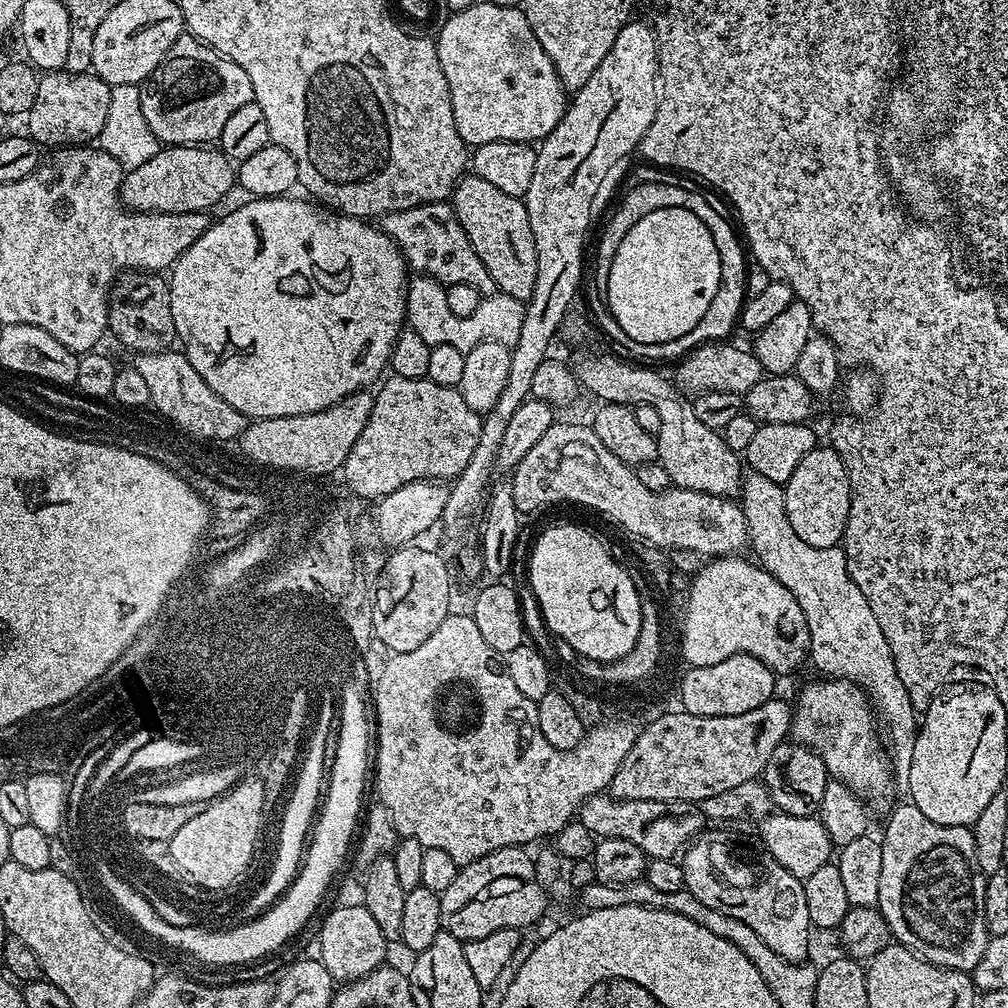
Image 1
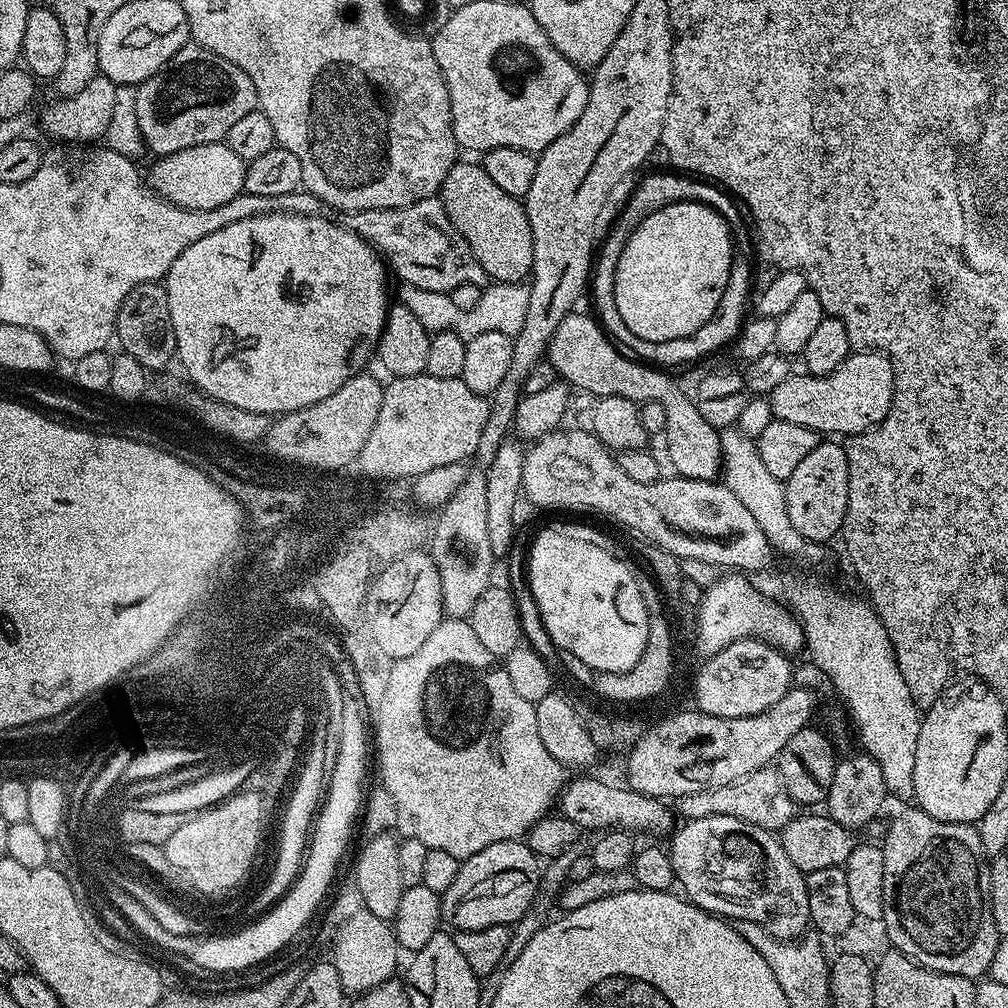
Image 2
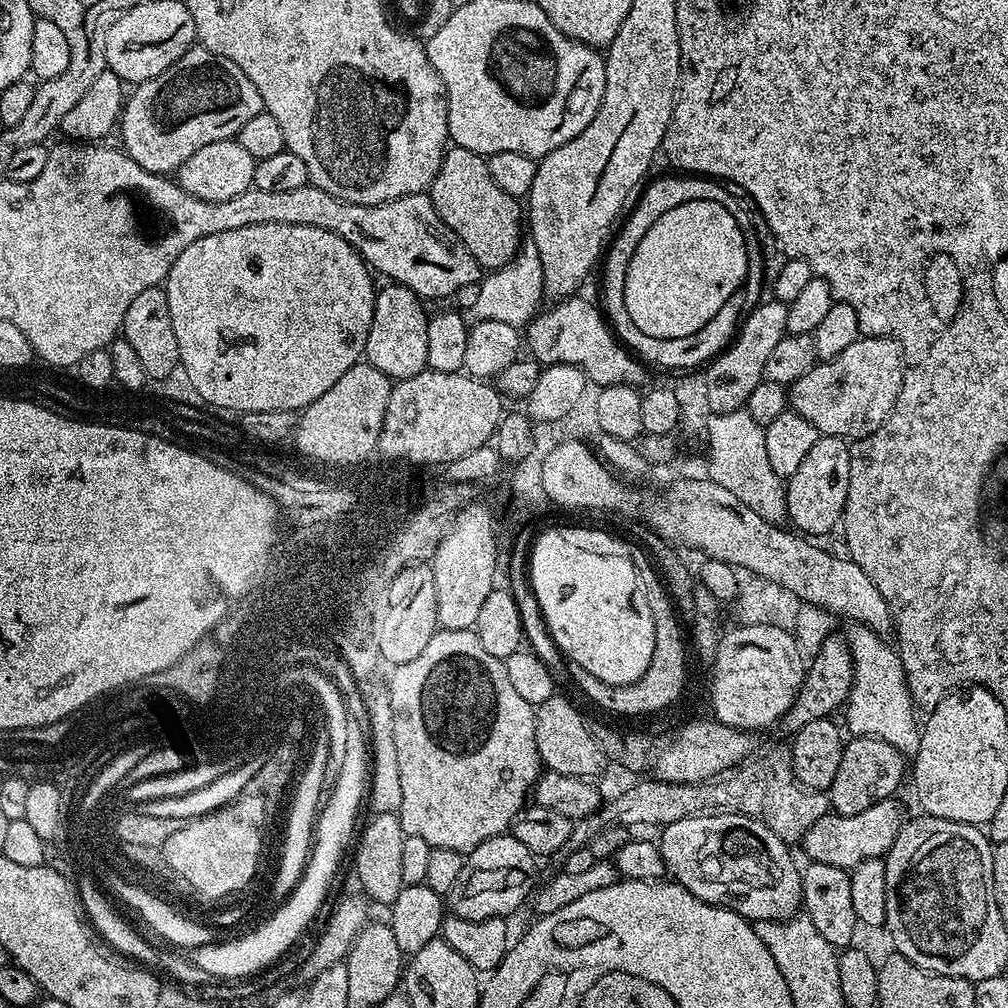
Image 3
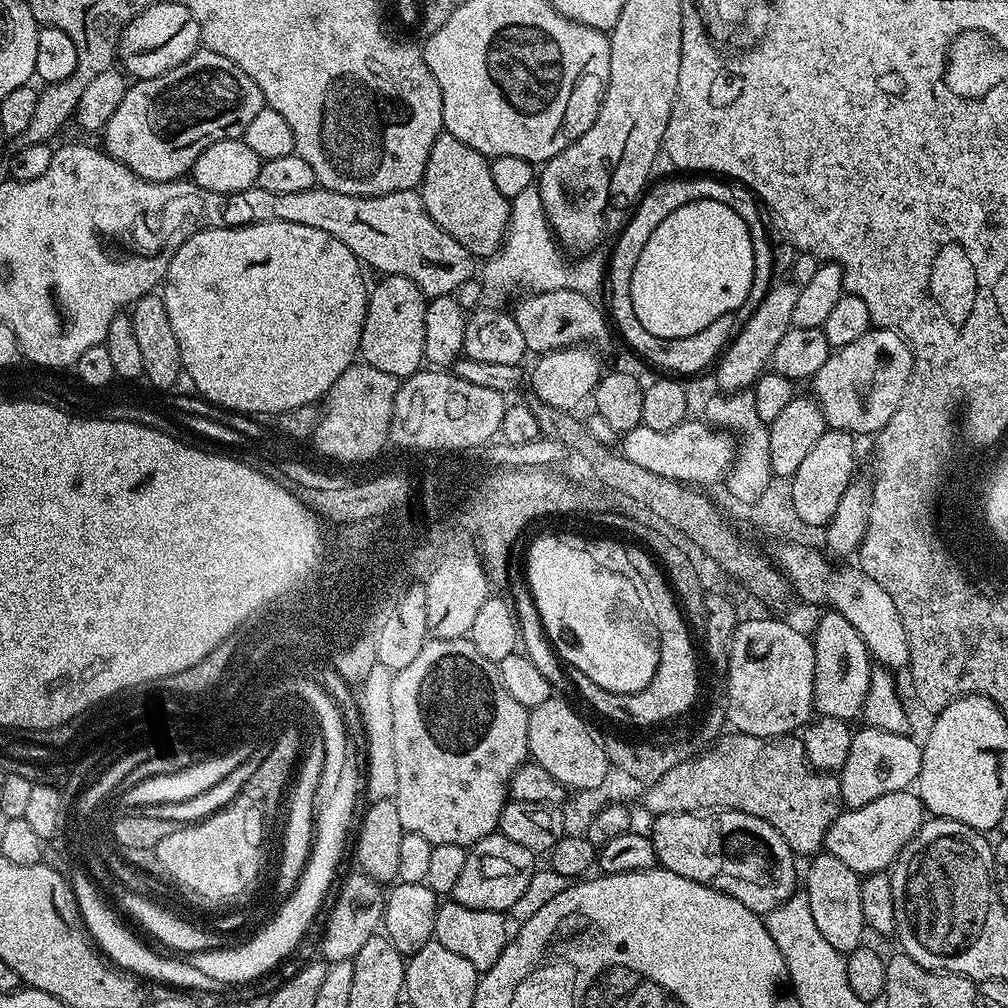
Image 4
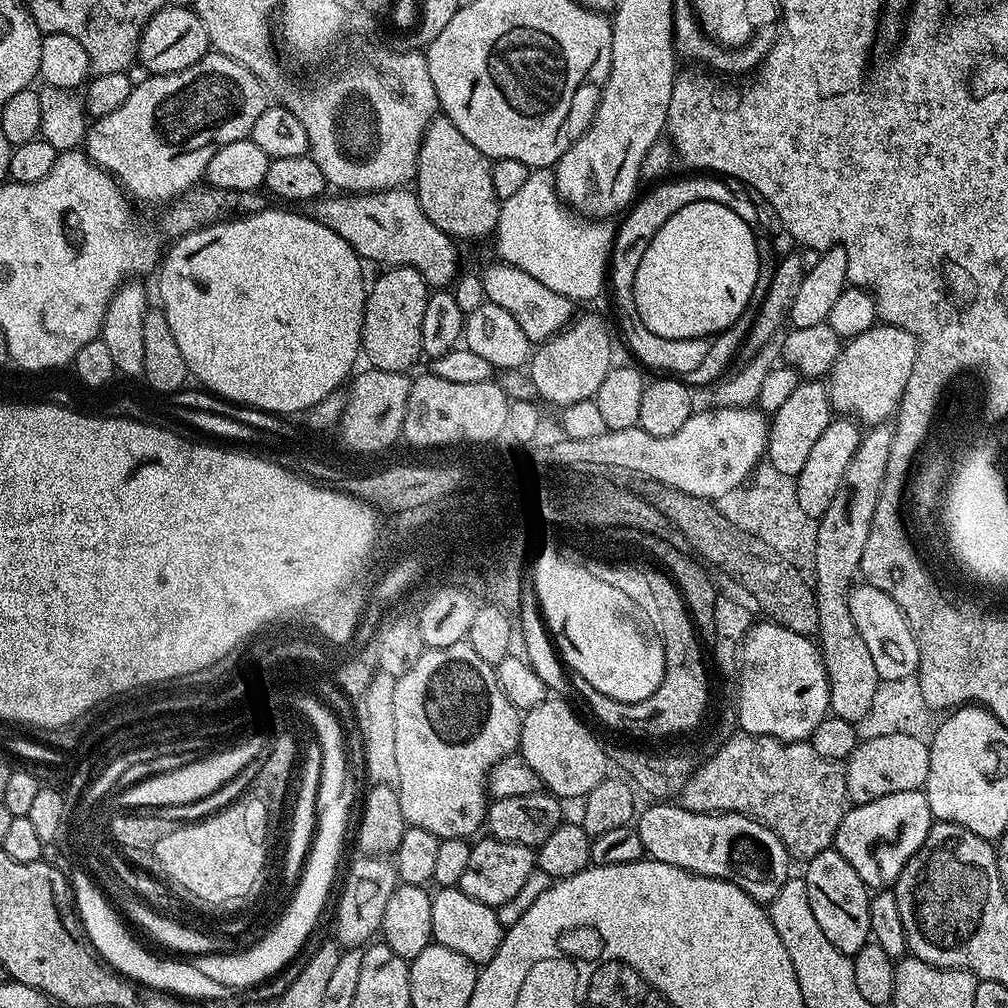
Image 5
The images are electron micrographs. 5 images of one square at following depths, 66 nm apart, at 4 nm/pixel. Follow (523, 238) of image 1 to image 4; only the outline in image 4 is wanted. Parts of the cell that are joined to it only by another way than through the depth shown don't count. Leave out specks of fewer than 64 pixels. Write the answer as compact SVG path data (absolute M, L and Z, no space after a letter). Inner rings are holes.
M443 131L430 150L424 179L418 191L430 218L434 218L434 222L438 222L438 226L442 226L450 238L462 242L462 246L466 246L473 257L489 259L500 251L508 234L512 206L494 186L489 157Z

